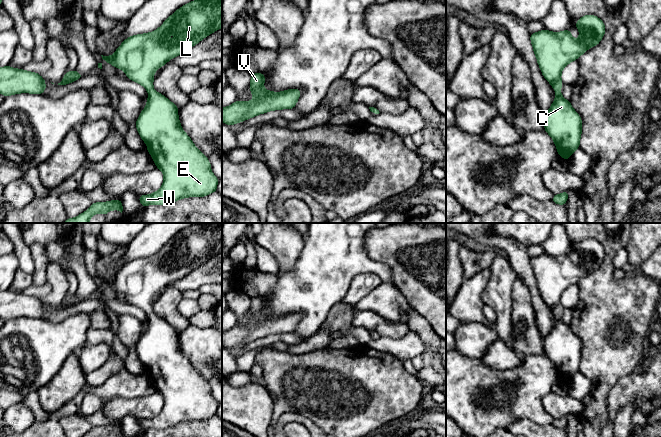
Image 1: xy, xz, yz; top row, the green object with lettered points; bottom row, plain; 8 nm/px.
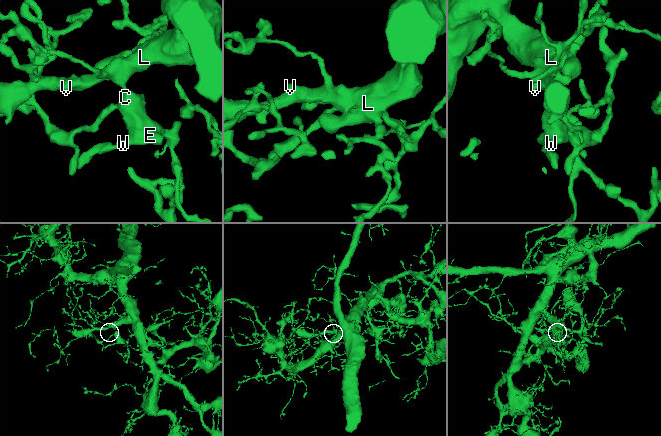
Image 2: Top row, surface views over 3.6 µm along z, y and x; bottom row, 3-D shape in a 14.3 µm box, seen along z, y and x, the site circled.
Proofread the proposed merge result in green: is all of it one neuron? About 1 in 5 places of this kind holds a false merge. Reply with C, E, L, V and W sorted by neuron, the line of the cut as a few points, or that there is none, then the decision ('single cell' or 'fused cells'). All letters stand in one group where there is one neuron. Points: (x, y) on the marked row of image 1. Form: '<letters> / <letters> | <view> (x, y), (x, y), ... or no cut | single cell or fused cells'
C E L V W | no cut | single cell

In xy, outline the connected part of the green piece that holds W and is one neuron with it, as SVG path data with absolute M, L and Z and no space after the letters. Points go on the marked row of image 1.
M194 0L177 9L155 31L128 37L116 49L112 56L102 56L105 62L115 68L122 69L127 78L141 84L148 92L148 100L145 108L140 113L136 128L142 140L147 144L147 151L152 156L156 167L163 172L164 181L161 188L149 195L140 195L139 202L146 207L151 204L165 205L187 197L203 197L217 191L218 178L211 171L211 164L207 157L193 144L191 138L183 131L179 122L178 107L164 95L153 89L155 71L164 66L172 58L179 56L194 45L198 44L206 36L222 27L222 0Z

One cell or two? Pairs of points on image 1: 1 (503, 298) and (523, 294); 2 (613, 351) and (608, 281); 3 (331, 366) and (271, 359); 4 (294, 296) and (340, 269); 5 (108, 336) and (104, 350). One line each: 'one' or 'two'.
1: two
2: one
3: one
4: one
5: two

